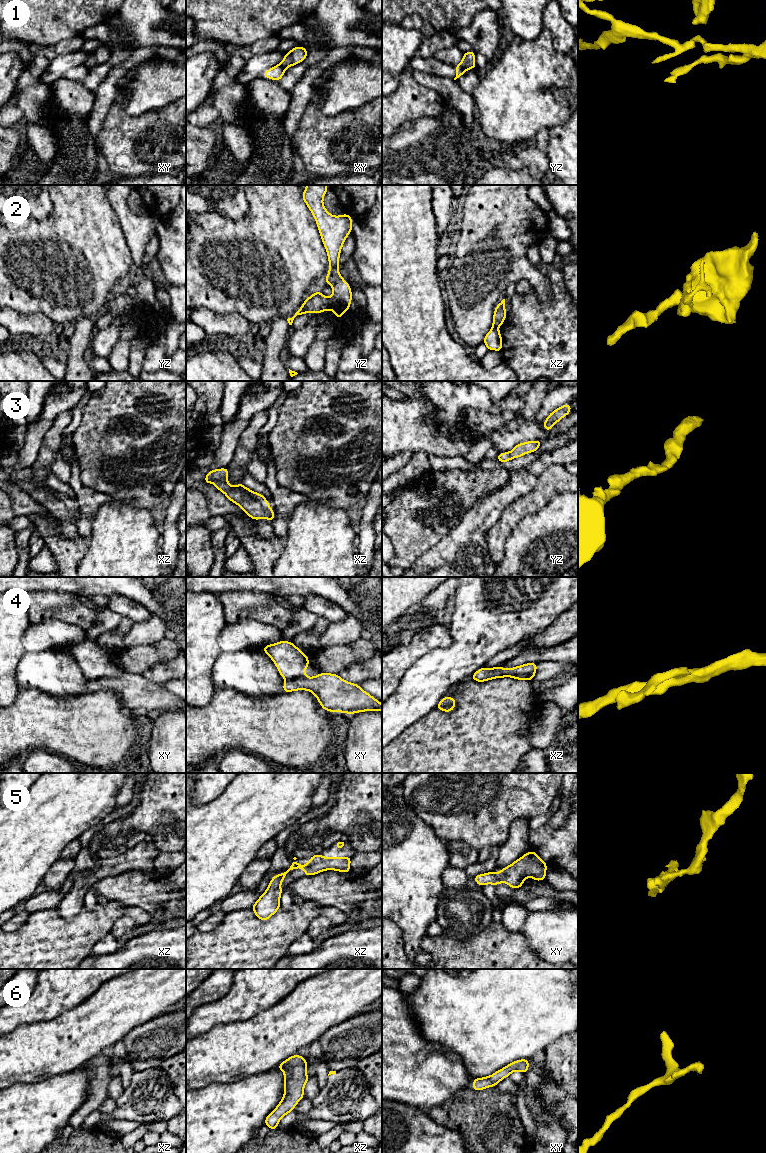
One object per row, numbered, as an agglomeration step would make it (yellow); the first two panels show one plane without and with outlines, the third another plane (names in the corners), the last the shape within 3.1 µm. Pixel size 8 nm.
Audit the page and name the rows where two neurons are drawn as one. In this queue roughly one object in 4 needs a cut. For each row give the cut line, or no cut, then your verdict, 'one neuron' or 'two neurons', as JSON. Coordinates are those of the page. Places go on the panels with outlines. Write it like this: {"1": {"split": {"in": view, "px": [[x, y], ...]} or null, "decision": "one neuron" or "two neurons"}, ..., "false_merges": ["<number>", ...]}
{"1": {"split": {"in": "yz", "px": [[459, 64], [466, 69]]}, "decision": "two neurons"}, "2": {"split": {"in": "yz", "px": [[328, 298], [328, 306], [330, 308]]}, "decision": "two neurons"}, "3": {"split": null, "decision": "one neuron"}, "4": {"split": {"in": "xy", "px": [[304, 676], [286, 680]]}, "decision": "two neurons"}, "5": {"split": null, "decision": "one neuron"}, "6": {"split": null, "decision": "one neuron"}, "false_merges": ["1", "2", "4"]}

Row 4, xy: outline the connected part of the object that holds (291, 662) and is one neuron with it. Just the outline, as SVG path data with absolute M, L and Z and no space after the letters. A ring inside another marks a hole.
M282 640L263 646L263 650L275 663L280 675L286 680L305 677L309 658L292 642Z

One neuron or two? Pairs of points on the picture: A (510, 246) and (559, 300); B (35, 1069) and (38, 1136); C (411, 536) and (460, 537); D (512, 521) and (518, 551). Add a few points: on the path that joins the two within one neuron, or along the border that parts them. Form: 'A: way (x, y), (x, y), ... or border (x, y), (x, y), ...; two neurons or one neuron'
A: border (547, 275), (549, 283), (548, 305); two neurons
B: border (59, 1075), (40, 1081), (13, 1084); two neurons
C: border (461, 521), (426, 552); two neurons
D: border (532, 514), (527, 514), (514, 528), (505, 551); two neurons

